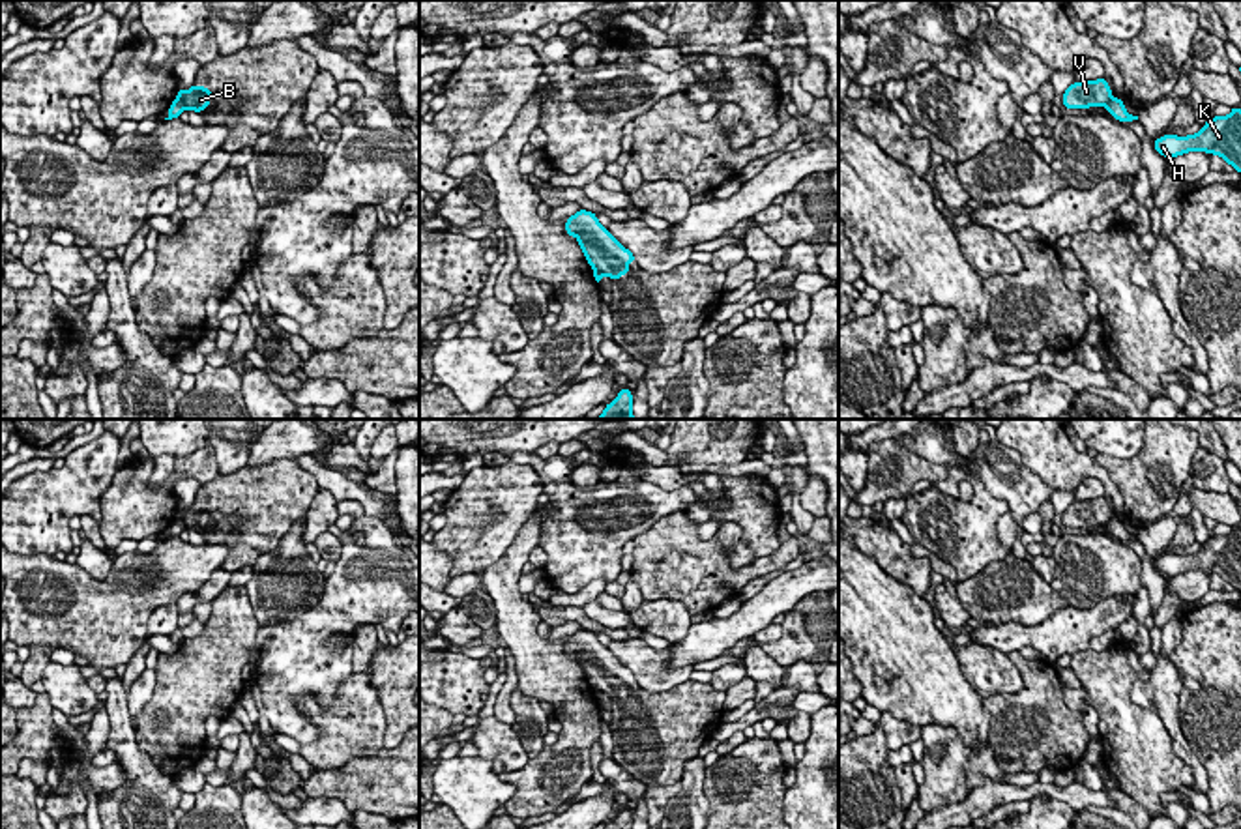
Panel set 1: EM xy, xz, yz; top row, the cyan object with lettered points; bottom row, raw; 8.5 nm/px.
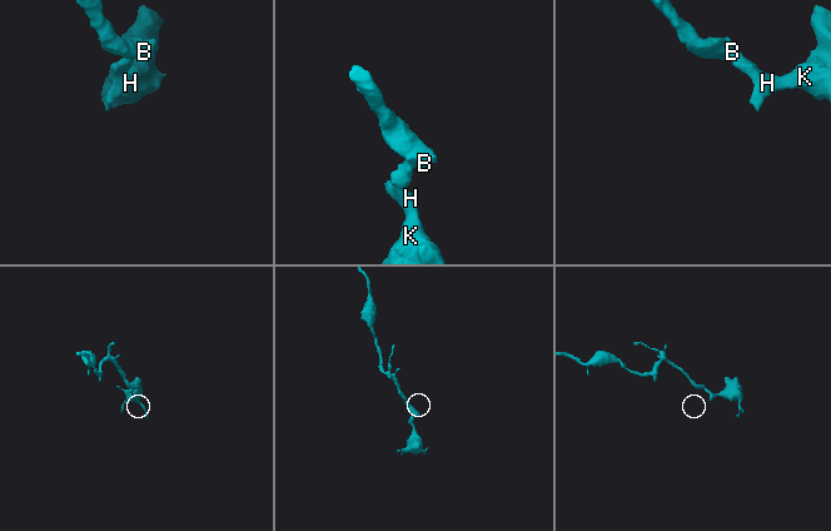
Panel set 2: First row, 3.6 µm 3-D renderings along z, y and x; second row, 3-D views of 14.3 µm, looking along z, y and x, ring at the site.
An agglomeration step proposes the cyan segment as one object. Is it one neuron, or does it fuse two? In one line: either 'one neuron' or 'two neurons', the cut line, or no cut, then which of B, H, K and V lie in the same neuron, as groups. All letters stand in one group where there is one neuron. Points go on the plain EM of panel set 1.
two neurons; cut xy (178, 515), (186, 526); groups B V / H K

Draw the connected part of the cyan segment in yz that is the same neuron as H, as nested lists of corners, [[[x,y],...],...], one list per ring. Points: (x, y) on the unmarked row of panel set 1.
[[[1234,526],[1228,535],[1209,537],[1196,554],[1164,554],[1153,565],[1166,578],[1198,569],[1215,573],[1241,591],[1241,528]]]

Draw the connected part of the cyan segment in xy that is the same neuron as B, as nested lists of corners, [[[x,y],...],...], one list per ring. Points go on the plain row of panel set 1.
[[[197,503],[185,511],[178,507],[178,516],[183,520],[185,528],[195,531],[202,531],[210,524],[212,515],[208,507]]]

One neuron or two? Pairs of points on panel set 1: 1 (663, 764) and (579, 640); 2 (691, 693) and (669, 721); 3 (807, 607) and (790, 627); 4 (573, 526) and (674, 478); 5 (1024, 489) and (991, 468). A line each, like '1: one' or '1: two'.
1: one
2: one
3: two
4: two
5: one

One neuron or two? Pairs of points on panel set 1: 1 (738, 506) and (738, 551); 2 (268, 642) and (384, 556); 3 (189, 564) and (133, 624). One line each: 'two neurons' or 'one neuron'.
1: one neuron
2: one neuron
3: one neuron

